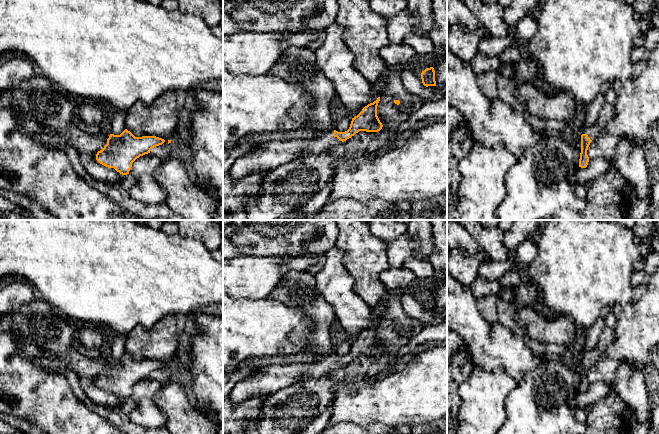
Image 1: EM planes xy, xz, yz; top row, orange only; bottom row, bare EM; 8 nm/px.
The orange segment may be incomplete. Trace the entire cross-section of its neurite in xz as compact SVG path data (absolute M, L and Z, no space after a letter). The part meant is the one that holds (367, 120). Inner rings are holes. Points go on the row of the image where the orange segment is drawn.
M380 97L365 106L357 116L352 118L350 127L345 132L332 129L317 138L268 142L264 147L251 150L236 159L229 173L236 179L254 172L270 171L297 157L307 157L333 149L359 131L378 132L383 127L377 116L379 101Z

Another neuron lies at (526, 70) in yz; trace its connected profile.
M522 56L516 64L512 64L512 79L517 85L532 83L538 77L541 77L541 71L535 60Z

